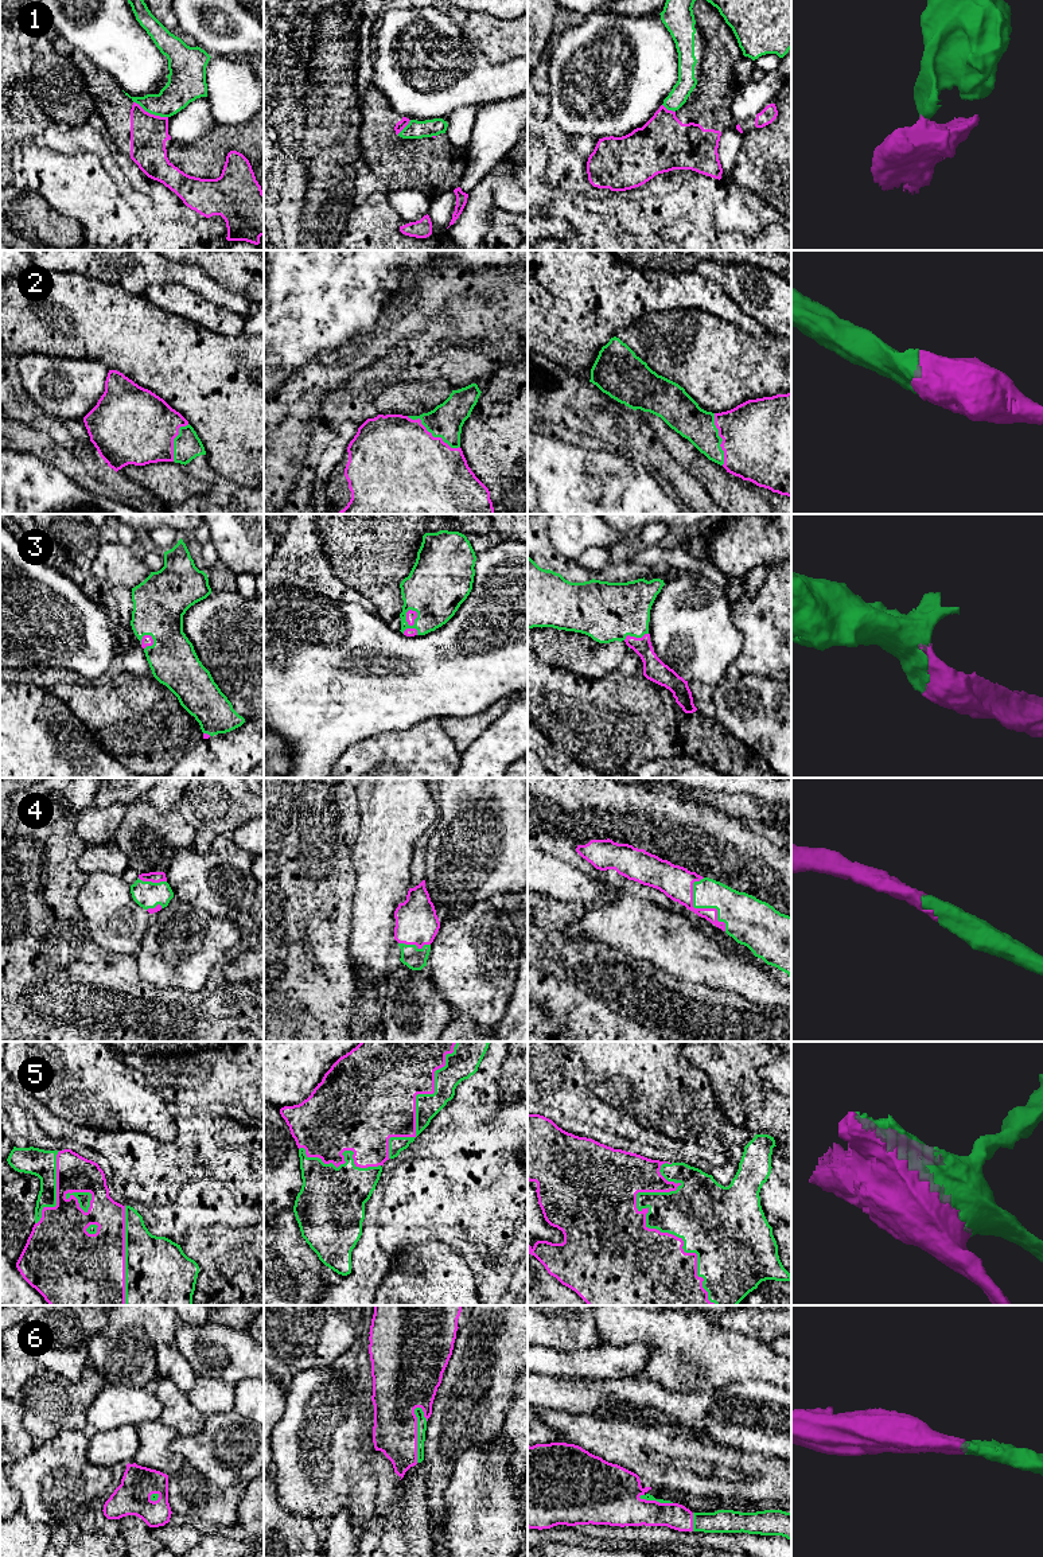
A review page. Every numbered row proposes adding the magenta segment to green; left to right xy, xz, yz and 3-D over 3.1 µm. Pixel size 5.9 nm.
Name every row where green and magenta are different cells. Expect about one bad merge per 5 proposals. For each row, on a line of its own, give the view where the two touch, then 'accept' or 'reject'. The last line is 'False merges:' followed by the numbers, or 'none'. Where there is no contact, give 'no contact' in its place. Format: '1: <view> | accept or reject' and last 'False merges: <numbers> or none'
1: xy | reject
2: xz | accept
3: xz | accept
4: yz | accept
5: yz | accept
6: xz | accept
False merges: 1

